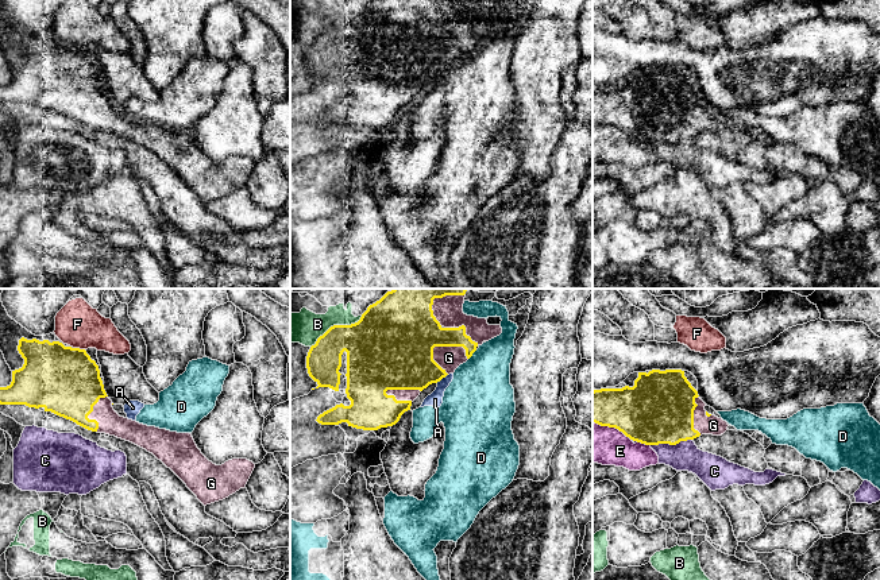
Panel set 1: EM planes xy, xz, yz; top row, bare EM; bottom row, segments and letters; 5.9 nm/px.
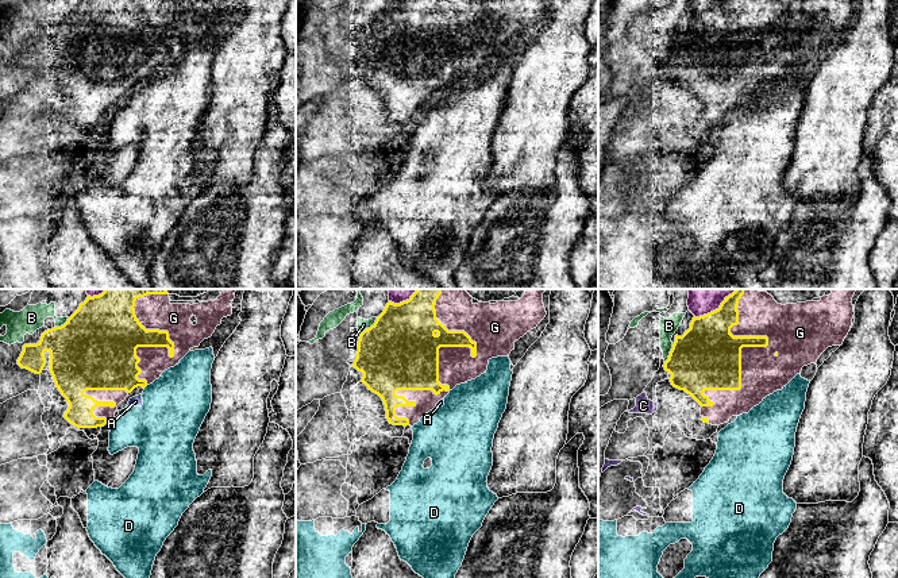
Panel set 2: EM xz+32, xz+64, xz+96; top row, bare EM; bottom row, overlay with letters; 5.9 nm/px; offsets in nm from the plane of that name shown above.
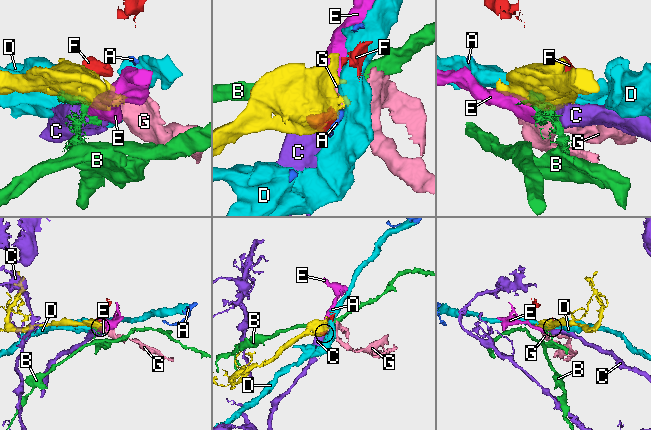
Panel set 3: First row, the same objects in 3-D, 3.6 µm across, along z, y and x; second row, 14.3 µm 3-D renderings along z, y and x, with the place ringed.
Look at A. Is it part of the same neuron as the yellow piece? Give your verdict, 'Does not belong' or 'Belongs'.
Does not belong

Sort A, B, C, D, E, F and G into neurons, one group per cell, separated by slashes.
A D / B / C E / F / G

